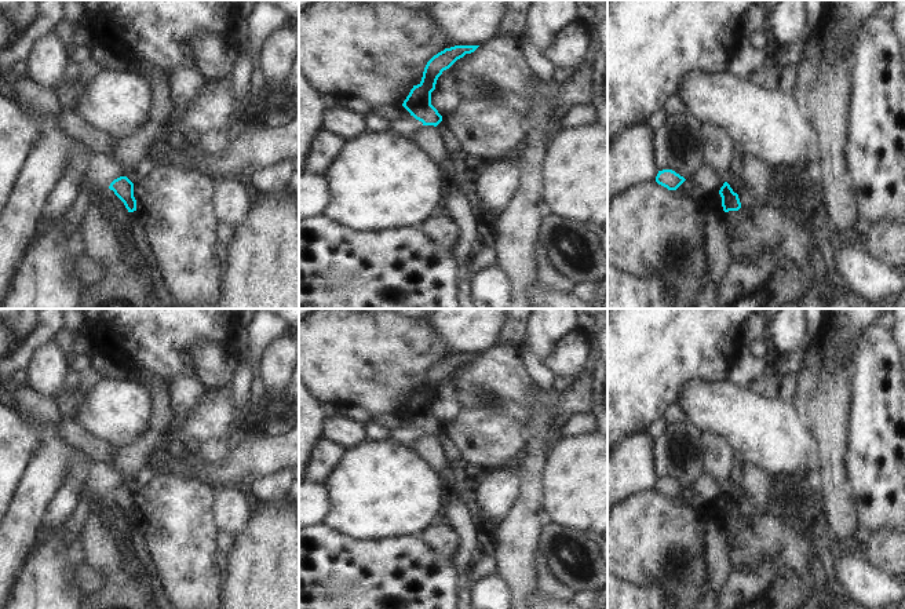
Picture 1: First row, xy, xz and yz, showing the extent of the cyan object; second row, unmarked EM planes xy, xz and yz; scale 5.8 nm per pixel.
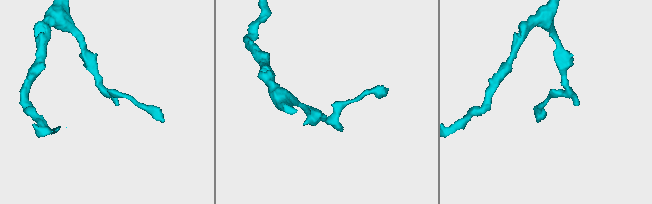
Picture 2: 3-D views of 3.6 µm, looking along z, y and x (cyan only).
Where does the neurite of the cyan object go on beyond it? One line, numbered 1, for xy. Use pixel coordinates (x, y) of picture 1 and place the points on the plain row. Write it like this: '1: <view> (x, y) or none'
1: none

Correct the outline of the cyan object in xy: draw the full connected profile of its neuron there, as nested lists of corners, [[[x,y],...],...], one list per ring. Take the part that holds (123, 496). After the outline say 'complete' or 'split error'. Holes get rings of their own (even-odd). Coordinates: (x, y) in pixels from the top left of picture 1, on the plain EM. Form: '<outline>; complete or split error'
[[[120,485],[114,488],[110,495],[110,499],[124,511],[128,521],[136,519],[136,508],[134,506],[134,492],[127,485]]]; complete

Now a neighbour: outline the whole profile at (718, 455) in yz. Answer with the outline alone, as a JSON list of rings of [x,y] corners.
[[[712,431],[703,433],[704,474],[716,477],[733,500],[741,503],[745,491],[741,485],[730,481],[734,453],[722,435]]]

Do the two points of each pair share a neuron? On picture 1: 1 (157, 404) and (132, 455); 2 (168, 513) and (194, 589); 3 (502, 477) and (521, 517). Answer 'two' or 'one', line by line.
1: one
2: one
3: two

